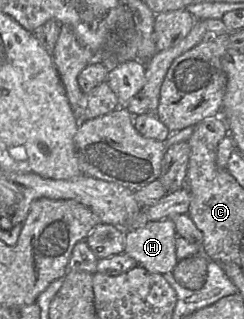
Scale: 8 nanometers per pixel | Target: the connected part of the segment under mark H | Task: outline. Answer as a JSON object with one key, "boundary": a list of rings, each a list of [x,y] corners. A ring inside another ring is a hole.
{"boundary":[[[172,219],[149,222],[126,231],[124,253],[147,271],[164,275],[172,272],[178,262],[176,237]]]}

